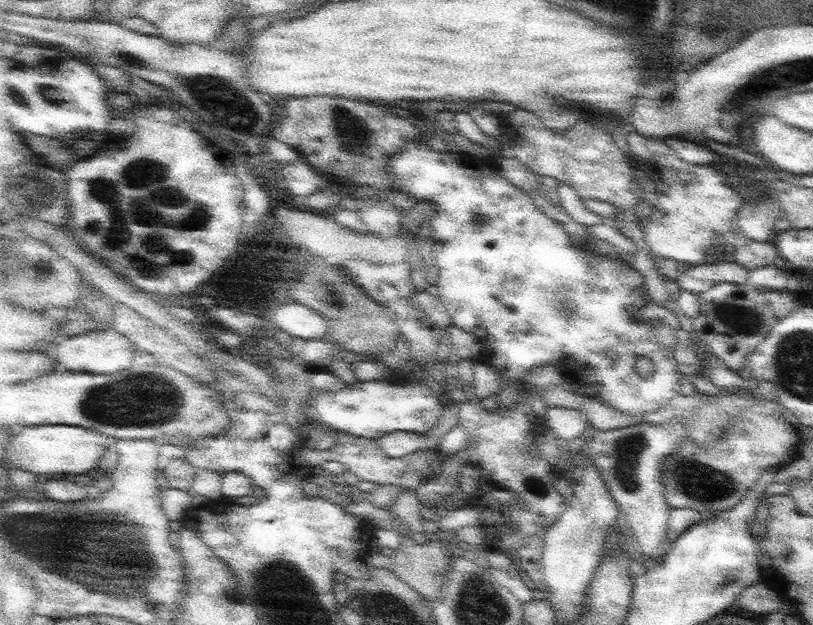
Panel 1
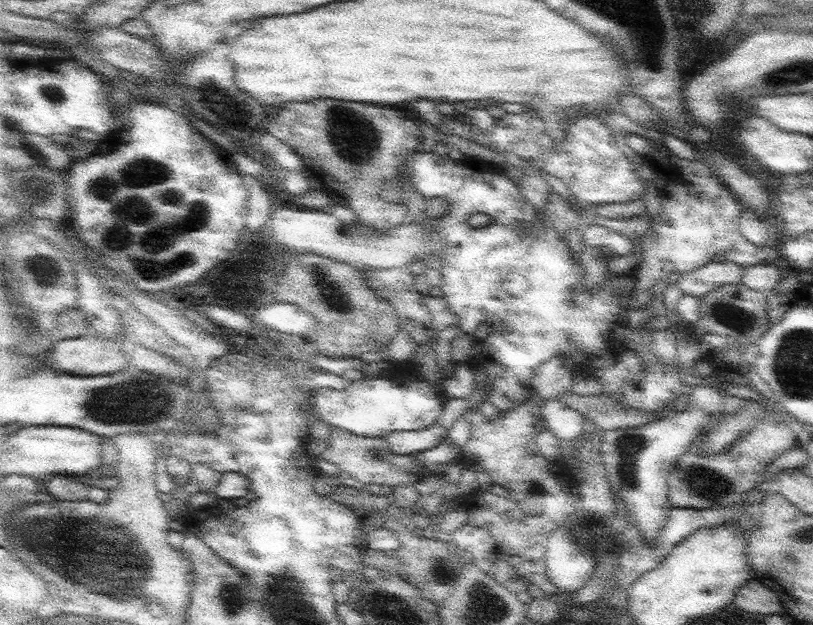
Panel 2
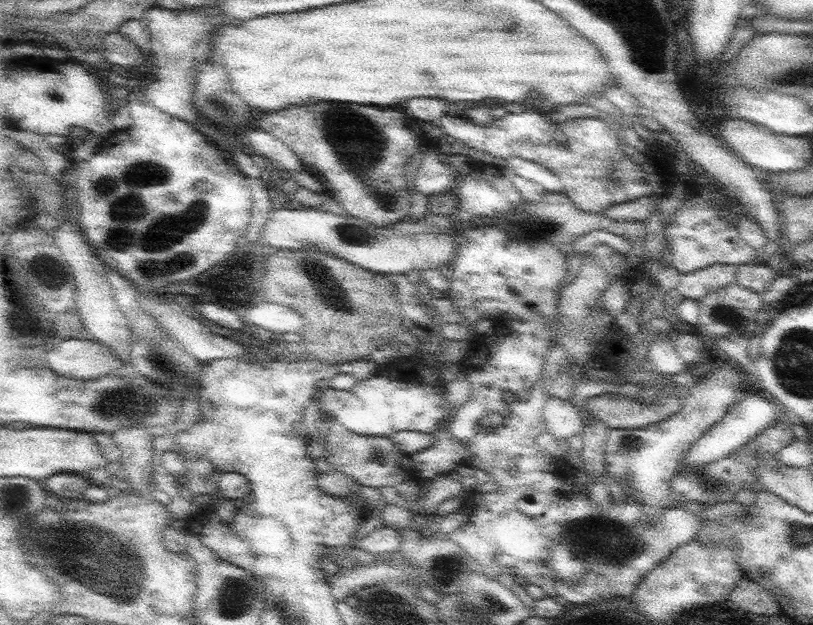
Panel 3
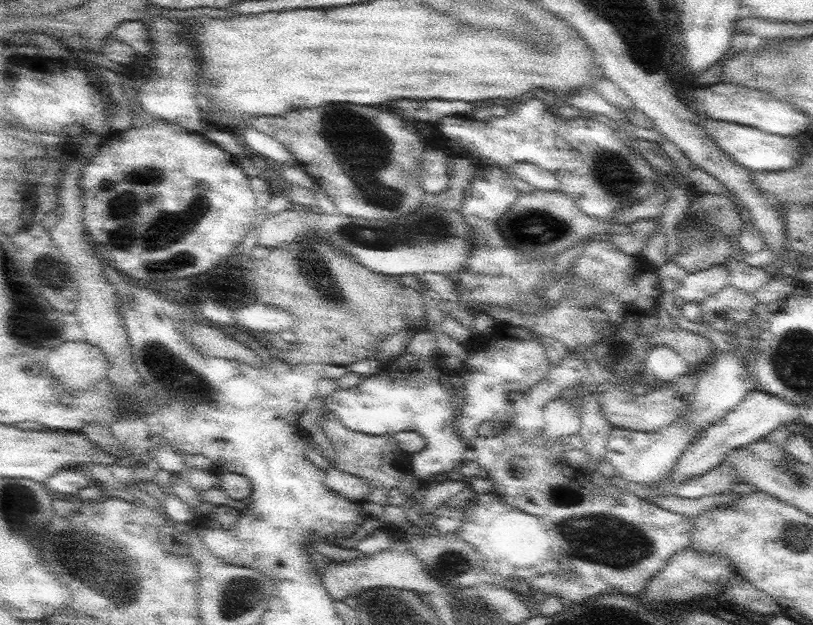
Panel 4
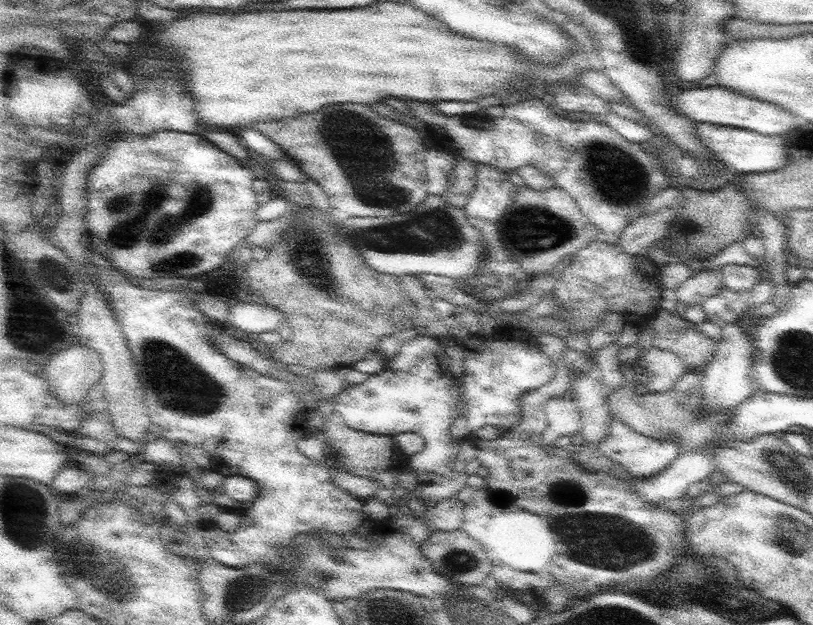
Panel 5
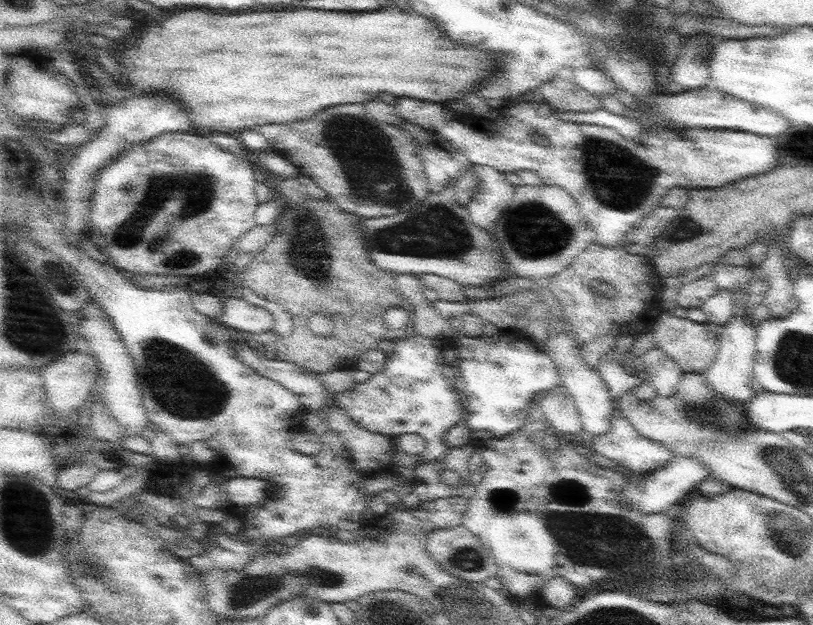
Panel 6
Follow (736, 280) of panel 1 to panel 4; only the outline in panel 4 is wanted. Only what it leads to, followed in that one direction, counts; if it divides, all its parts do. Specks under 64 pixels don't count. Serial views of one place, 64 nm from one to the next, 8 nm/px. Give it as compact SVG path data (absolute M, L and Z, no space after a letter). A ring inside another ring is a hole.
M726 264L711 266L706 270L690 273L675 293L686 302L699 303L728 286L729 280L730 271Z

